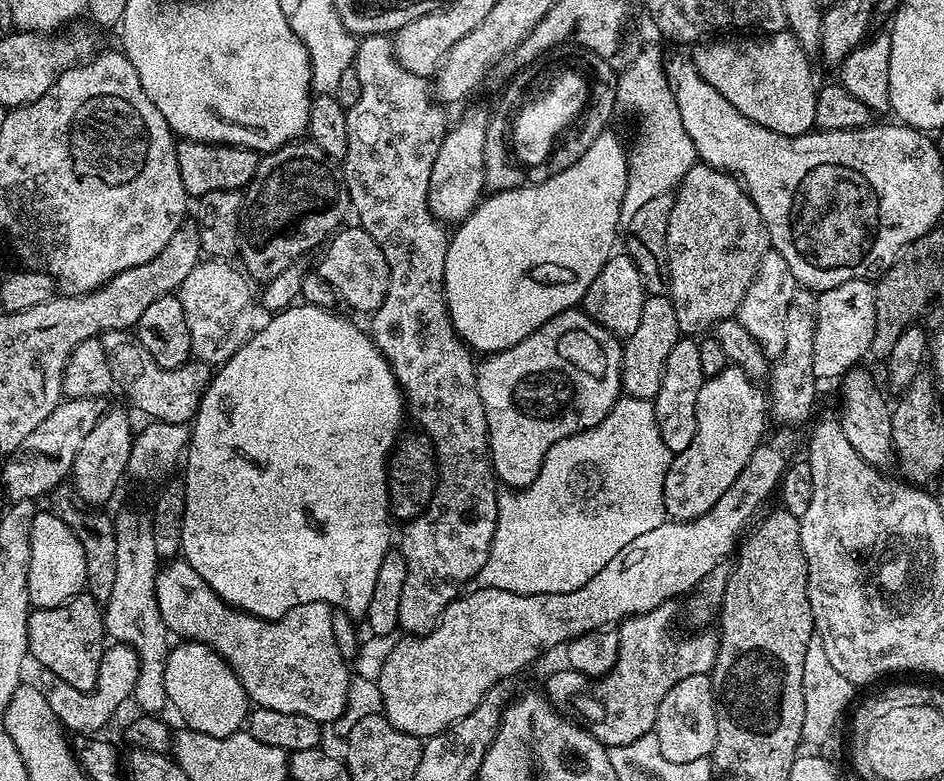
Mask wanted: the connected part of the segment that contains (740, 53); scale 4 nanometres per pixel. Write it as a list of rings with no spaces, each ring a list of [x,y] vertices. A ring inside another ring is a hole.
[[[787,30],[741,36],[744,36],[741,40],[712,38],[697,43],[690,59],[698,74],[702,74],[734,110],[746,114],[746,118],[758,122],[758,126],[766,126],[766,130],[787,136],[802,136],[813,131],[818,84],[812,81],[809,53]]]

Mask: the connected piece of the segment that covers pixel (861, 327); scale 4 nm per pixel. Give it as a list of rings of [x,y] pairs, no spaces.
[[[869,281],[842,282],[817,295],[816,329],[814,330],[814,374],[817,381],[839,381],[872,351],[876,333],[876,290]]]

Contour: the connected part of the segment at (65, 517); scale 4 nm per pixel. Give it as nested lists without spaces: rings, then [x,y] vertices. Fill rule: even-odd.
[[[68,482],[60,484],[50,493],[51,500],[50,511],[62,518],[62,522],[66,522],[70,530],[74,530],[74,538],[82,542],[82,554],[86,554],[87,595],[93,596],[95,600],[107,602],[114,590],[114,573],[118,566],[118,542],[113,517],[108,517],[104,510],[77,496],[76,489]]]

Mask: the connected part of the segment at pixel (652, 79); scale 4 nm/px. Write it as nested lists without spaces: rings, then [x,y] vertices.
[[[648,44],[628,65],[619,69],[616,78],[616,98],[621,109],[636,112],[636,141],[628,153],[626,194],[622,194],[620,227],[626,230],[630,218],[650,198],[666,194],[680,187],[680,179],[698,162],[694,142],[682,126],[678,102],[674,102],[672,83],[668,80],[666,52],[656,44]]]

